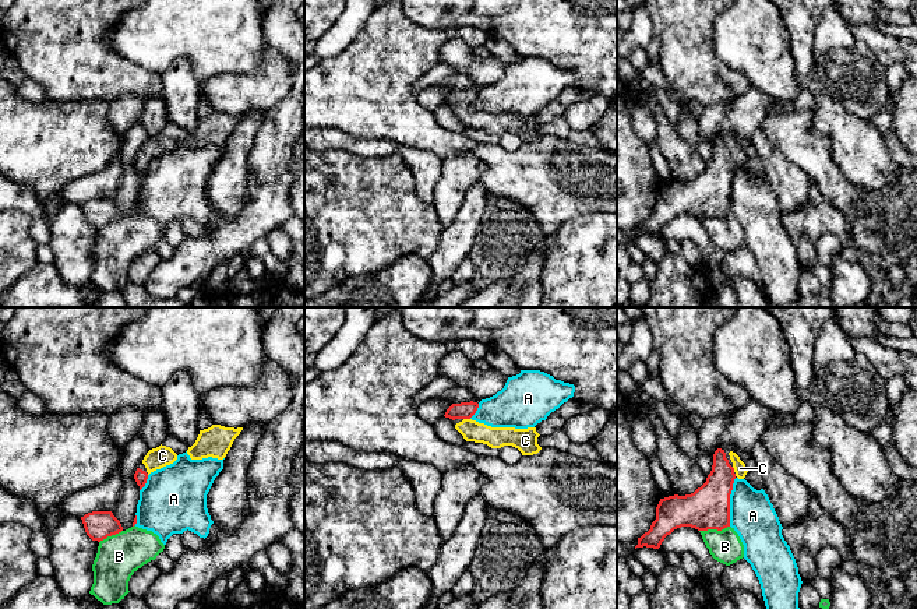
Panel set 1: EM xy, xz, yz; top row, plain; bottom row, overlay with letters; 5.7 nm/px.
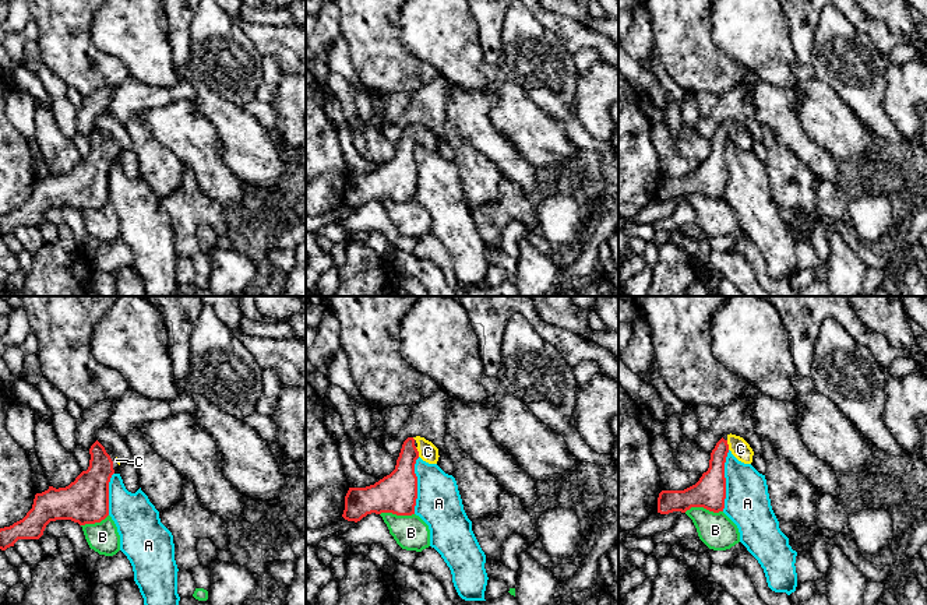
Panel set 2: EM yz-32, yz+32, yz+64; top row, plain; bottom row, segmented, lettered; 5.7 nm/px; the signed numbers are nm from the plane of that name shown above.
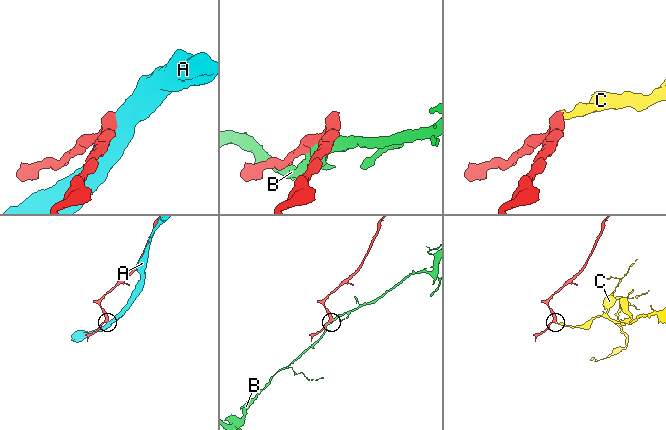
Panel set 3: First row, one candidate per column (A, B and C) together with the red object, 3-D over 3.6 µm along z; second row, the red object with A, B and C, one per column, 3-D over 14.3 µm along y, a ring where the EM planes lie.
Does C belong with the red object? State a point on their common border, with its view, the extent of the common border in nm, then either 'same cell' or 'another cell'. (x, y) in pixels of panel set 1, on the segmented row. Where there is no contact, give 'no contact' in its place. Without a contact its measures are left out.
contact xz (466, 418); length 40 nm; same cell

